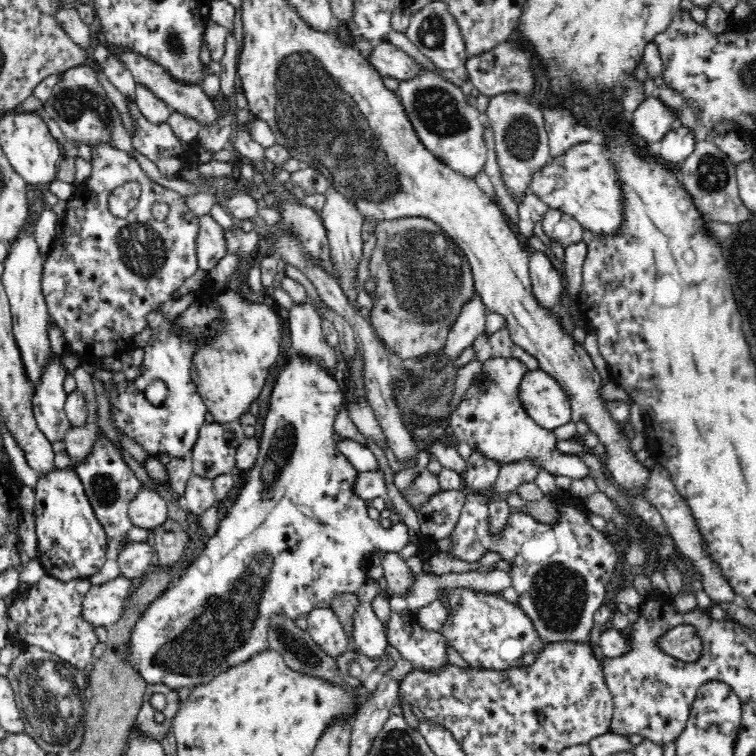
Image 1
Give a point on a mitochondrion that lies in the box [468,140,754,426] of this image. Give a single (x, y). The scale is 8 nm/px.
(711, 177)

